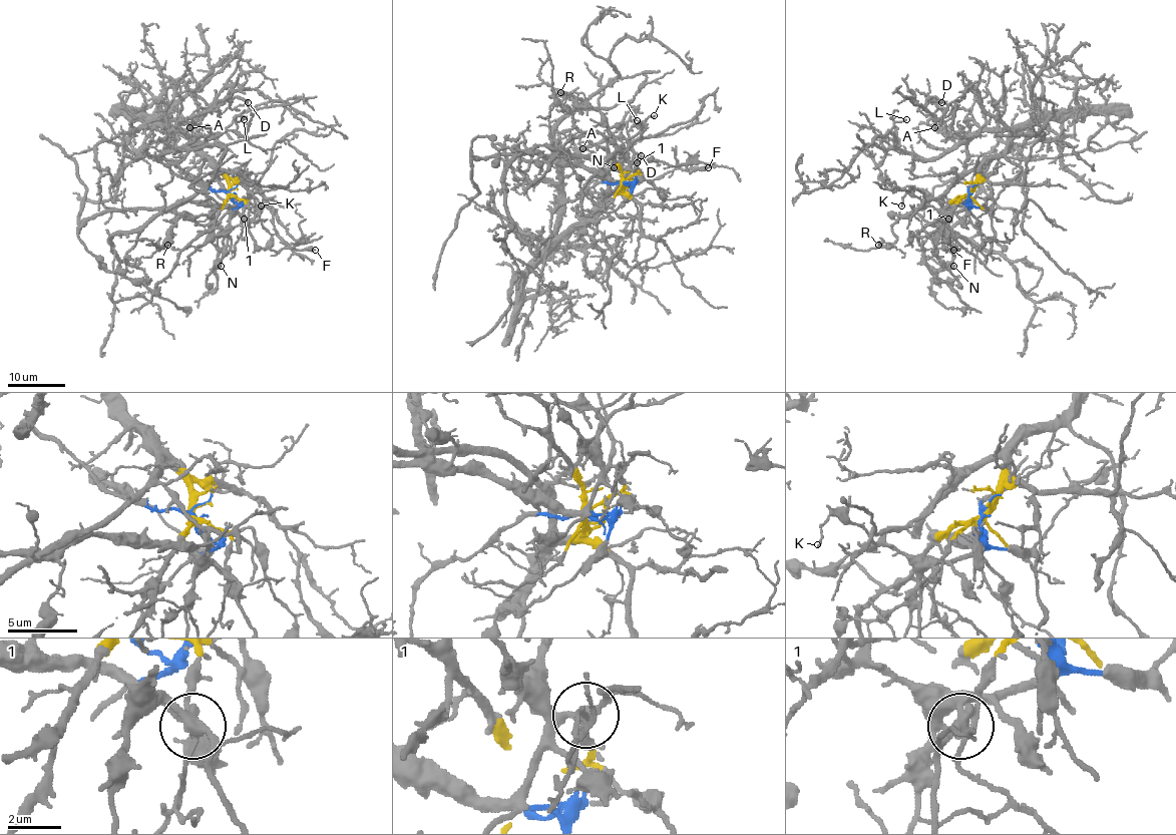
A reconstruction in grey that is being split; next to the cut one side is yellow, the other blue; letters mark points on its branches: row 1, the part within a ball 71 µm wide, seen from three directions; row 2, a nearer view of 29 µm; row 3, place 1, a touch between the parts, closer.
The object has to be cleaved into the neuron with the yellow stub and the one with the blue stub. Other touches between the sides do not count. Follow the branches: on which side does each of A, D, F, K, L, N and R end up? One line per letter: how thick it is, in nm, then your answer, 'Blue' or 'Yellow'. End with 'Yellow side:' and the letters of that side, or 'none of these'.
A: Thickness 140 nm. Yellow
D: Thickness 120 nm. Yellow
F: Thickness 400 nm. Blue
K: Thickness 130 nm. Blue
L: Thickness 110 nm. Yellow
N: Thickness 100 nm. Blue
R: Thickness 180 nm. Yellow
Yellow side: A, D, L, R

